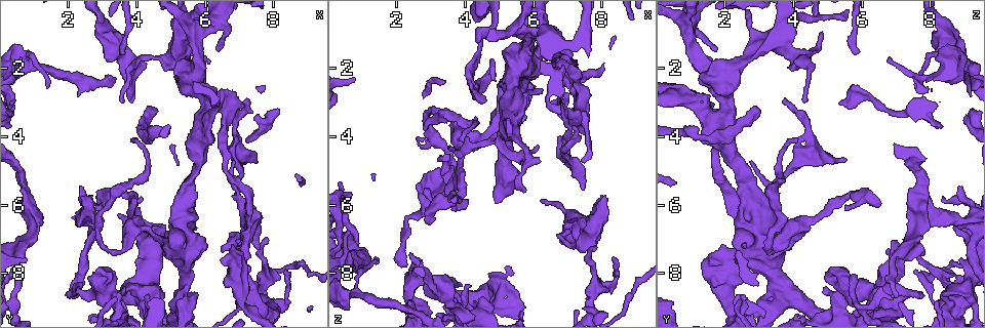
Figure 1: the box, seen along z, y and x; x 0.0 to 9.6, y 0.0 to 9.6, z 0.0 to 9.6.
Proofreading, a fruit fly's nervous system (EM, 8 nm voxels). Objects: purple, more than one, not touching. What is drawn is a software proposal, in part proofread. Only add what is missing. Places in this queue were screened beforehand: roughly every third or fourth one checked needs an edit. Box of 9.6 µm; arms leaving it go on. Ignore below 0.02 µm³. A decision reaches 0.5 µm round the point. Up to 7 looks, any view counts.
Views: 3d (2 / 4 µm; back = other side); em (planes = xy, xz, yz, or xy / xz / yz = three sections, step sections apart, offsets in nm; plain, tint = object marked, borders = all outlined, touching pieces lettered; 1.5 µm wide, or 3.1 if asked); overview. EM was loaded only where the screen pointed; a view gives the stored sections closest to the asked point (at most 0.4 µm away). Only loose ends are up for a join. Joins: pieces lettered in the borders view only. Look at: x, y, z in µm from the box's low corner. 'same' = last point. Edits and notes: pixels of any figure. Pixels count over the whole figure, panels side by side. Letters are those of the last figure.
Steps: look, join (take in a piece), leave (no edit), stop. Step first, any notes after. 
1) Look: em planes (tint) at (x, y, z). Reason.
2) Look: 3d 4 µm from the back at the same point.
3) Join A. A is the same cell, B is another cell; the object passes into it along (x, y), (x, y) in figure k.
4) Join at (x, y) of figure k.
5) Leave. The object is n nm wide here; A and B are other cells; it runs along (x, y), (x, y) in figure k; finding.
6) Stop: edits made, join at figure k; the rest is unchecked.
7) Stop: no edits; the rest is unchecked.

Look: 3d 2 µm from the back at (2.85, 6.15, 5.45). Free end.

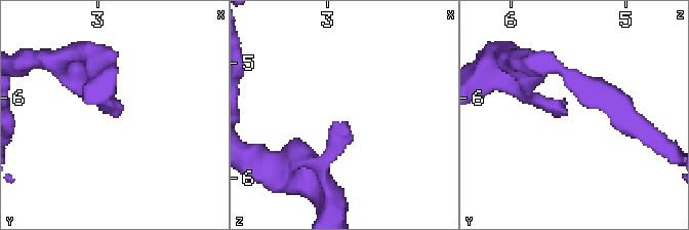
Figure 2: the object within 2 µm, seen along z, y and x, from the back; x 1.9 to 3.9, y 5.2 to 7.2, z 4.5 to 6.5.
Look: em yz step 4 (borders) at (2.86, 6.12, 5.48). Shape alone is not enough.

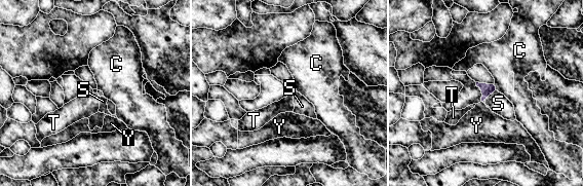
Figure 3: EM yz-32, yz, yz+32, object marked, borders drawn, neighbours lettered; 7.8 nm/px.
Look: em planes (borders) at the same point.

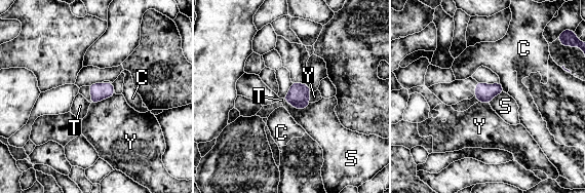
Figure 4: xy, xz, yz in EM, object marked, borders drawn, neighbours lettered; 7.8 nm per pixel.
Leave. C, S, T and Y are other cells; a border runs along (115, 93), (90, 104) in figure 4; no lettered piece goes on from it.

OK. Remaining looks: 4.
Look: em 3.1 µm planes (borders) at (4.60, 3.20, 3.00).

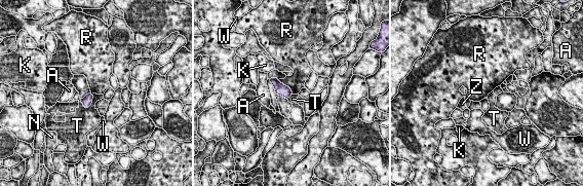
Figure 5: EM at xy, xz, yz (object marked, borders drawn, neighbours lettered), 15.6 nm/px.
Leave. The longest contact is with R, 340 nm; A, K, N, R, T, W and Z are other cells; a border runs along (92, 94), (92, 102), (86, 109) in figure 5; no lettered piece goes on from it.

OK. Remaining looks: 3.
Look: 3d 4 µm from the back at (0.60, 8.05, 5.80). Free end.

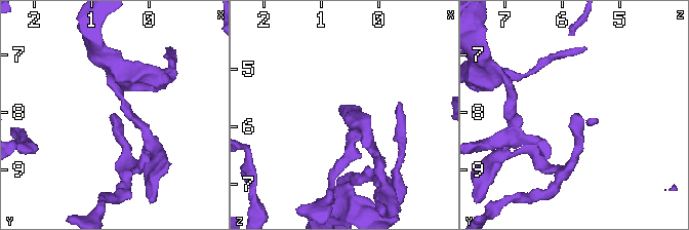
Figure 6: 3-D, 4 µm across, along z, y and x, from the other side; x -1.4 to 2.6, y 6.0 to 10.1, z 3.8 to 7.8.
Look: em yz step 8 (tint) at (0.65, 8.00, 5.75).

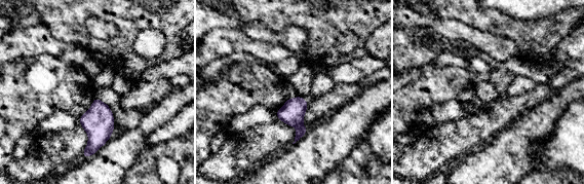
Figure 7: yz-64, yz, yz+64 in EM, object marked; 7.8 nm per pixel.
Look: em yz step 8 (borders) at the same point. See the neighbours.

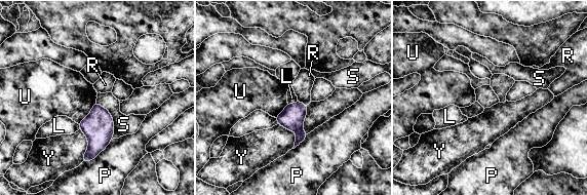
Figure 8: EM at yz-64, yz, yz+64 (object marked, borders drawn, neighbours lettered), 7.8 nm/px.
Leave. The longest contact is with S, 320 nm; L, P, R, S, U and Y are other cells; a border runs along (298, 101), (288, 104) in figure 8; none of them fits.

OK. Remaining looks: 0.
Stop: no edits; the rest is unchecked.

